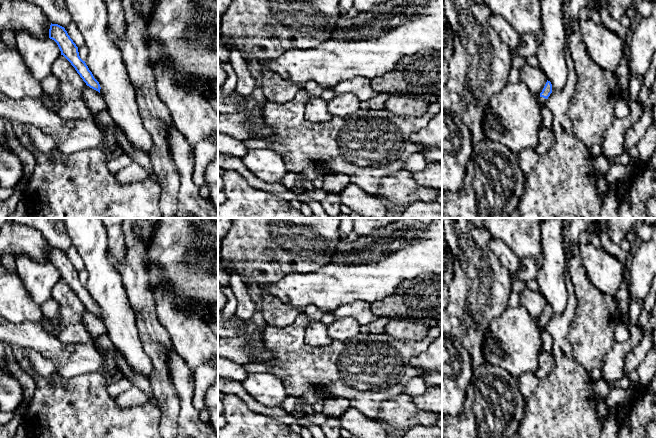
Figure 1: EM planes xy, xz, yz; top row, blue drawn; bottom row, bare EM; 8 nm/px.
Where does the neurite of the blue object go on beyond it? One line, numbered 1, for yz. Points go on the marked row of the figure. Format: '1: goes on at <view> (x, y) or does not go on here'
1: goes on at yz (541, 101)

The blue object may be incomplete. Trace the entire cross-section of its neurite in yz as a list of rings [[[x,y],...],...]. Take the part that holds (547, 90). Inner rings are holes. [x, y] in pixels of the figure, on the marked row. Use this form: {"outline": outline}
{"outline": [[[547,80],[542,92],[540,93],[540,98],[537,100],[538,106],[540,108],[545,107],[546,101],[550,94],[552,93],[552,84]]]}

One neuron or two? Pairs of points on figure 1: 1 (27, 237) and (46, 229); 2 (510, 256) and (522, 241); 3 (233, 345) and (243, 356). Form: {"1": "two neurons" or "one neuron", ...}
{"1": "two neurons", "2": "two neurons", "3": "one neuron"}

